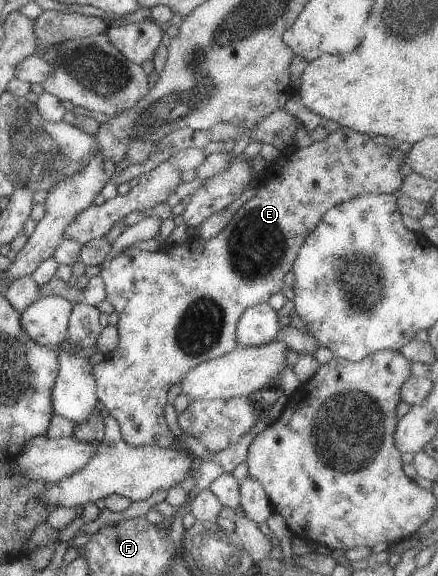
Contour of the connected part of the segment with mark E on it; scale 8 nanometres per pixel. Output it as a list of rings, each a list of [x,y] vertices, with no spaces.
[[[341,127],[327,134],[324,140],[312,141],[307,147],[297,147],[293,143],[279,150],[277,159],[258,179],[257,193],[252,196],[252,198],[249,198],[234,213],[230,222],[228,222],[216,236],[206,240],[201,239],[199,236],[192,236],[192,240],[186,240],[186,242],[183,241],[180,244],[163,246],[154,252],[128,247],[116,253],[110,260],[104,260],[98,266],[99,275],[105,286],[105,300],[112,305],[113,310],[118,314],[115,327],[117,328],[119,341],[116,348],[113,348],[99,364],[95,364],[92,367],[91,373],[95,378],[97,400],[102,402],[107,414],[118,423],[121,439],[126,444],[132,445],[133,447],[137,447],[138,445],[170,447],[175,444],[172,433],[166,426],[164,414],[162,414],[162,408],[164,408],[164,405],[167,403],[166,393],[168,392],[168,388],[173,384],[181,382],[183,376],[186,376],[186,373],[197,364],[219,357],[238,346],[235,328],[239,316],[244,312],[245,308],[255,305],[256,303],[266,303],[269,296],[272,296],[272,294],[284,288],[282,277],[292,268],[294,259],[306,236],[314,230],[314,227],[318,224],[322,215],[329,208],[360,195],[369,195],[372,193],[375,195],[379,195],[380,193],[386,193],[387,195],[392,194],[396,190],[399,190],[402,179],[411,171],[406,153],[402,153],[395,148],[390,148],[384,143],[382,145],[376,145],[369,136]]]

